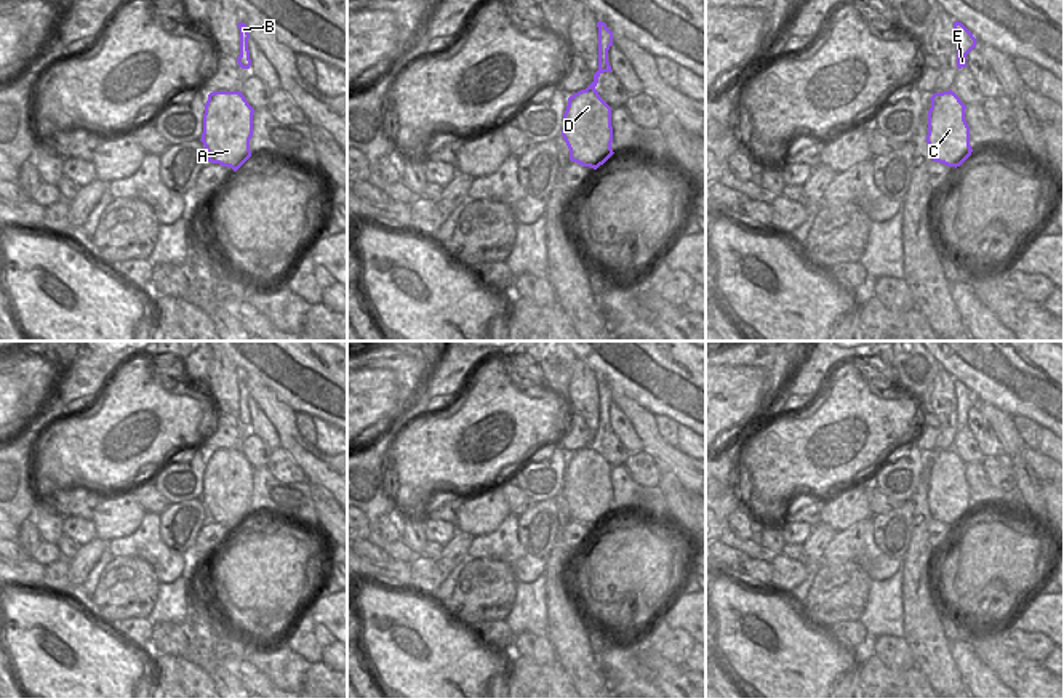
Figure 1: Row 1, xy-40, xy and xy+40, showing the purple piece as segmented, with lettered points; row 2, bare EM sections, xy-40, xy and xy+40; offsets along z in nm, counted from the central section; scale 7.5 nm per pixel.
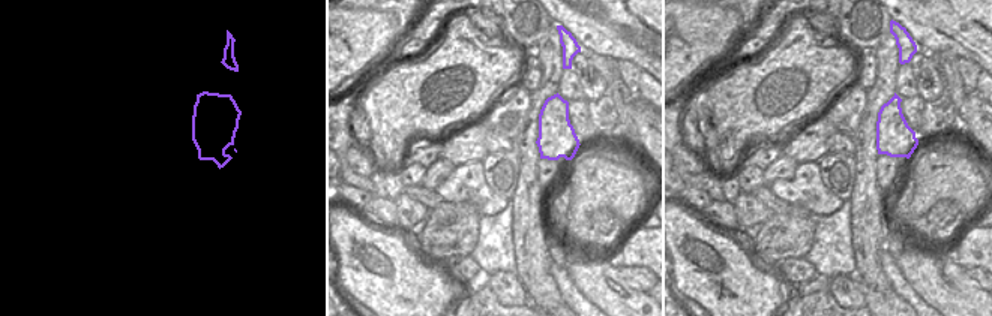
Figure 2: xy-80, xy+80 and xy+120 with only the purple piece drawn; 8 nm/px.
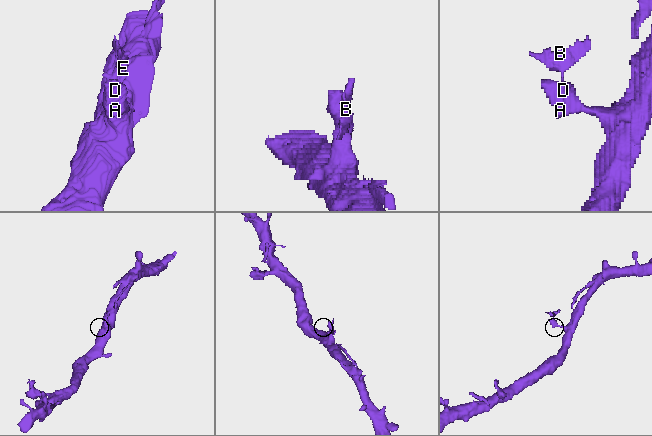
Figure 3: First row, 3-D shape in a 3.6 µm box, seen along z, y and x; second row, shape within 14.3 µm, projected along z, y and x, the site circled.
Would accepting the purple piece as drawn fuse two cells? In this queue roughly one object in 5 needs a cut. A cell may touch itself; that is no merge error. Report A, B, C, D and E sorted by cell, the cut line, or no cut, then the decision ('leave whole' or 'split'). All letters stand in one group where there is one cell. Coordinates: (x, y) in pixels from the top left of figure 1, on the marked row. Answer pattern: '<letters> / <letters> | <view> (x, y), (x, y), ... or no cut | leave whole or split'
A B C D E | no cut | leave whole

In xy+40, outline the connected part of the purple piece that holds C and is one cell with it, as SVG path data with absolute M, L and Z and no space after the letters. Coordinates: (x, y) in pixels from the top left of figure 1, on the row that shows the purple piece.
M952 91L934 93L928 110L928 152L933 162L960 166L973 152L970 126L965 120L966 106Z

